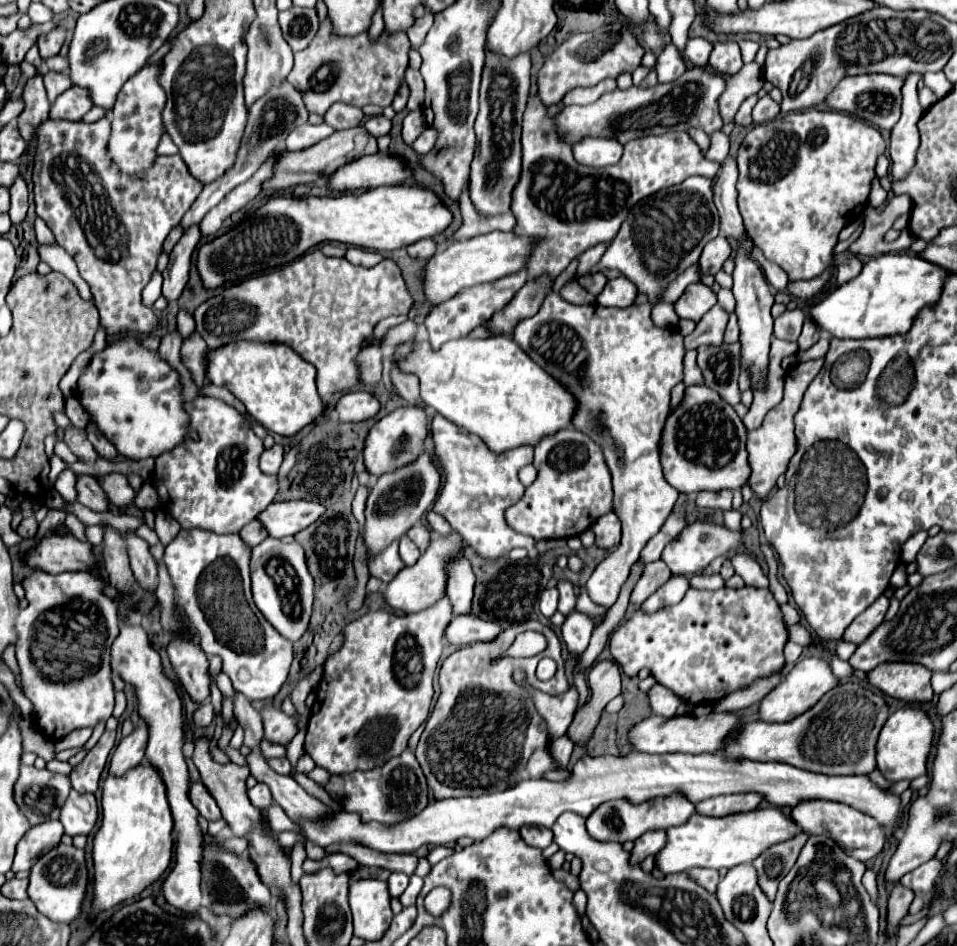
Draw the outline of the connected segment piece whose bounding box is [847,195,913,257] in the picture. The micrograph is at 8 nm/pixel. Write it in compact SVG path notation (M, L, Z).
M907 195L891 197L889 203L881 211L867 207L867 219L865 219L863 231L861 231L859 239L847 251L853 255L861 255L861 257L877 257L877 255L885 255L885 253L907 251L913 243L911 233L901 233L901 237L893 243L885 243L883 235L893 227L895 219L899 215L909 213L909 211L911 211L911 199Z

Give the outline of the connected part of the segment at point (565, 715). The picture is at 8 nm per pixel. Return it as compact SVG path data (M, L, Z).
M571 685L569 691L565 691L559 697L549 697L549 695L537 691L533 699L535 699L535 705L537 705L539 713L547 719L549 741L555 741L557 737L565 735L569 723L573 721L577 705L579 705L579 691L577 691L577 687Z

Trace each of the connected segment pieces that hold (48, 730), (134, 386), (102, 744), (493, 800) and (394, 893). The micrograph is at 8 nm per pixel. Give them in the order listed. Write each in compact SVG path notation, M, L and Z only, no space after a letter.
M35 569L21 581L29 605L17 615L17 663L21 691L33 703L39 731L59 741L75 729L95 727L113 713L109 647L117 637L117 605L103 595L103 583L91 573L51 575Z
M123 335L107 343L103 351L93 353L77 381L77 399L89 413L89 423L93 423L97 431L115 445L119 455L131 461L143 461L149 457L157 459L157 455L177 447L185 435L193 435L193 431L189 431L189 415L185 415L185 399L181 399L181 381L177 379L177 371L173 371L169 363L161 363L161 359L157 359L157 351L143 347L137 335Z
M105 731L103 737L97 741L97 745L69 773L69 779L71 779L71 785L75 791L79 791L79 793L95 793L97 791L101 771L103 771L113 747L115 747L115 733Z
M631 751L629 755L603 755L589 757L583 755L569 777L563 781L545 781L545 779L527 779L511 787L509 791L481 795L481 797L457 797L457 799L441 799L429 803L425 811L407 819L399 825L383 825L383 823L361 823L357 813L339 811L329 821L323 823L301 823L301 831L317 845L327 847L337 841L357 841L381 853L413 853L421 845L455 845L459 837L471 837L481 841L489 837L497 827L519 829L523 825L535 827L553 827L557 817L565 811L579 813L589 817L601 803L611 799L629 799L629 803L643 803L657 797L669 797L681 793L691 803L699 803L717 795L735 795L735 793L757 793L765 803L775 807L793 807L801 799L827 799L839 801L845 805L863 811L873 817L877 825L881 825L887 837L901 837L901 797L877 787L865 775L847 775L847 777L831 777L817 775L813 771L797 769L787 763L759 763L751 759L731 759L725 755L685 755L685 753L667 753L667 755L647 755L641 751Z
M391 873L391 877L387 879L387 885L389 885L391 897L401 897L405 887L409 885L409 877L405 873Z

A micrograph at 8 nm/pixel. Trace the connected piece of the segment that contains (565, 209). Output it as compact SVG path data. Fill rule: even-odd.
M529 97L527 111L525 111L525 117L523 117L523 137L521 137L521 143L523 143L523 171L521 171L521 179L519 179L519 183L517 183L515 191L513 191L513 205L511 205L511 207L513 207L513 215L517 217L517 225L515 225L513 231L515 231L517 235L533 235L533 237L539 237L539 243L537 243L537 247L535 247L535 251L533 251L529 263L527 263L529 279L539 277L539 275L543 275L543 273L555 279L555 277L557 277L557 275L559 275L559 273L561 273L561 271L571 263L573 257L579 257L583 251L587 251L589 247L593 247L593 245L597 245L597 243L611 241L611 239L617 235L621 223L625 221L629 209L631 209L637 201L641 201L641 199L645 199L645 197L657 193L659 189L665 189L665 187L671 187L671 185L679 185L681 181L685 181L687 177L693 177L693 175L701 175L701 177L709 177L709 179L713 179L713 177L717 175L717 171L719 171L719 165L717 165L715 161L707 161L707 159L703 157L701 149L697 147L697 143L691 141L691 137L689 137L685 131L669 131L669 133L665 133L665 135L657 135L657 137L649 135L649 137L645 137L645 139L643 139L643 137L641 137L641 139L633 139L633 141L629 141L629 143L625 145L625 151L623 151L621 161L619 161L617 165L611 165L611 167L595 169L595 167L579 165L579 163L573 159L571 147L569 147L567 143L563 143L563 141L557 139L557 135L555 135L555 131L553 131L553 119L547 115L547 109L545 109L545 105L539 101L539 97Z

